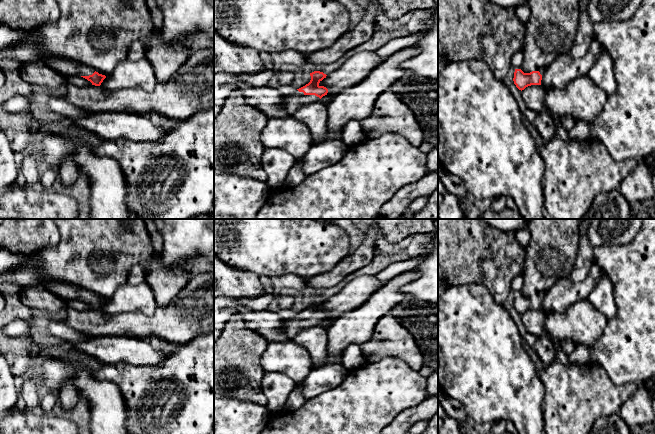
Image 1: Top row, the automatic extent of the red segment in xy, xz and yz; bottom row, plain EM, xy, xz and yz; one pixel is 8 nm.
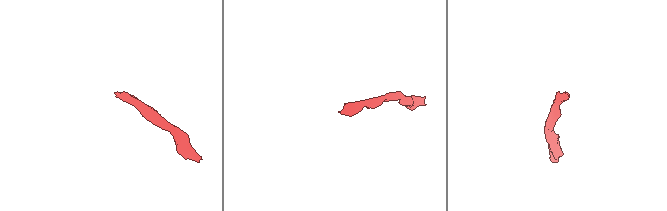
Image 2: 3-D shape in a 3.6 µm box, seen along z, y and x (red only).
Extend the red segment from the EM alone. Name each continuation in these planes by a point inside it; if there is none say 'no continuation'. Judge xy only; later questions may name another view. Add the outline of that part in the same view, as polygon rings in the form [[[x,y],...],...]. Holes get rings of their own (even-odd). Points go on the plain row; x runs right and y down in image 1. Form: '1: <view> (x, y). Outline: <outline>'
1: xy (68, 292). Outline: [[[54,280],[45,282],[41,287],[56,294],[67,303],[77,300],[89,300],[95,296],[90,290],[78,287],[74,284],[56,282]]]

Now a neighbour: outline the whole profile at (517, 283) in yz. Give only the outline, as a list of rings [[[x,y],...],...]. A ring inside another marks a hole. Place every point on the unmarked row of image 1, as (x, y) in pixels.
[[[518,275],[514,277],[511,282],[511,290],[515,293],[520,293],[521,289],[523,288],[523,276]]]

